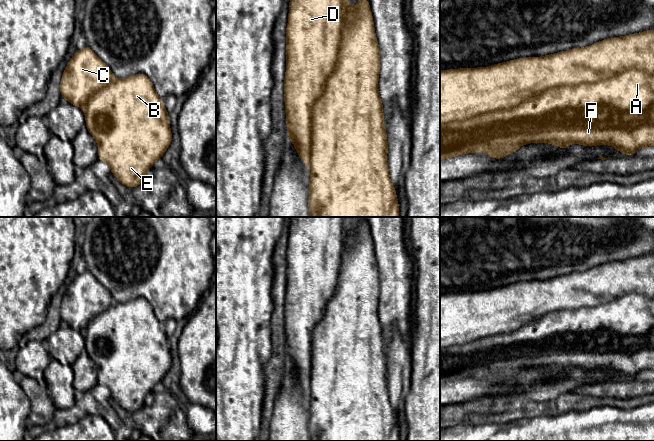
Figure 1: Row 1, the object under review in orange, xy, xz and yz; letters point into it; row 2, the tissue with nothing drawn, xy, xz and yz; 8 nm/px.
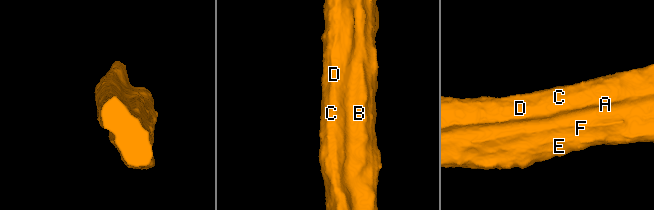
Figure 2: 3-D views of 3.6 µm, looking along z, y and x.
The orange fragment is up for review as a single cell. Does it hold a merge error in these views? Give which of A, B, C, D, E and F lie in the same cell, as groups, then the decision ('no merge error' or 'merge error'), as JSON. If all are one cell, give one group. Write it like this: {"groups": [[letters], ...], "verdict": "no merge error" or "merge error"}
{"groups": [["A", "B", "E", "F"], ["C", "D"]], "verdict": "merge error"}

